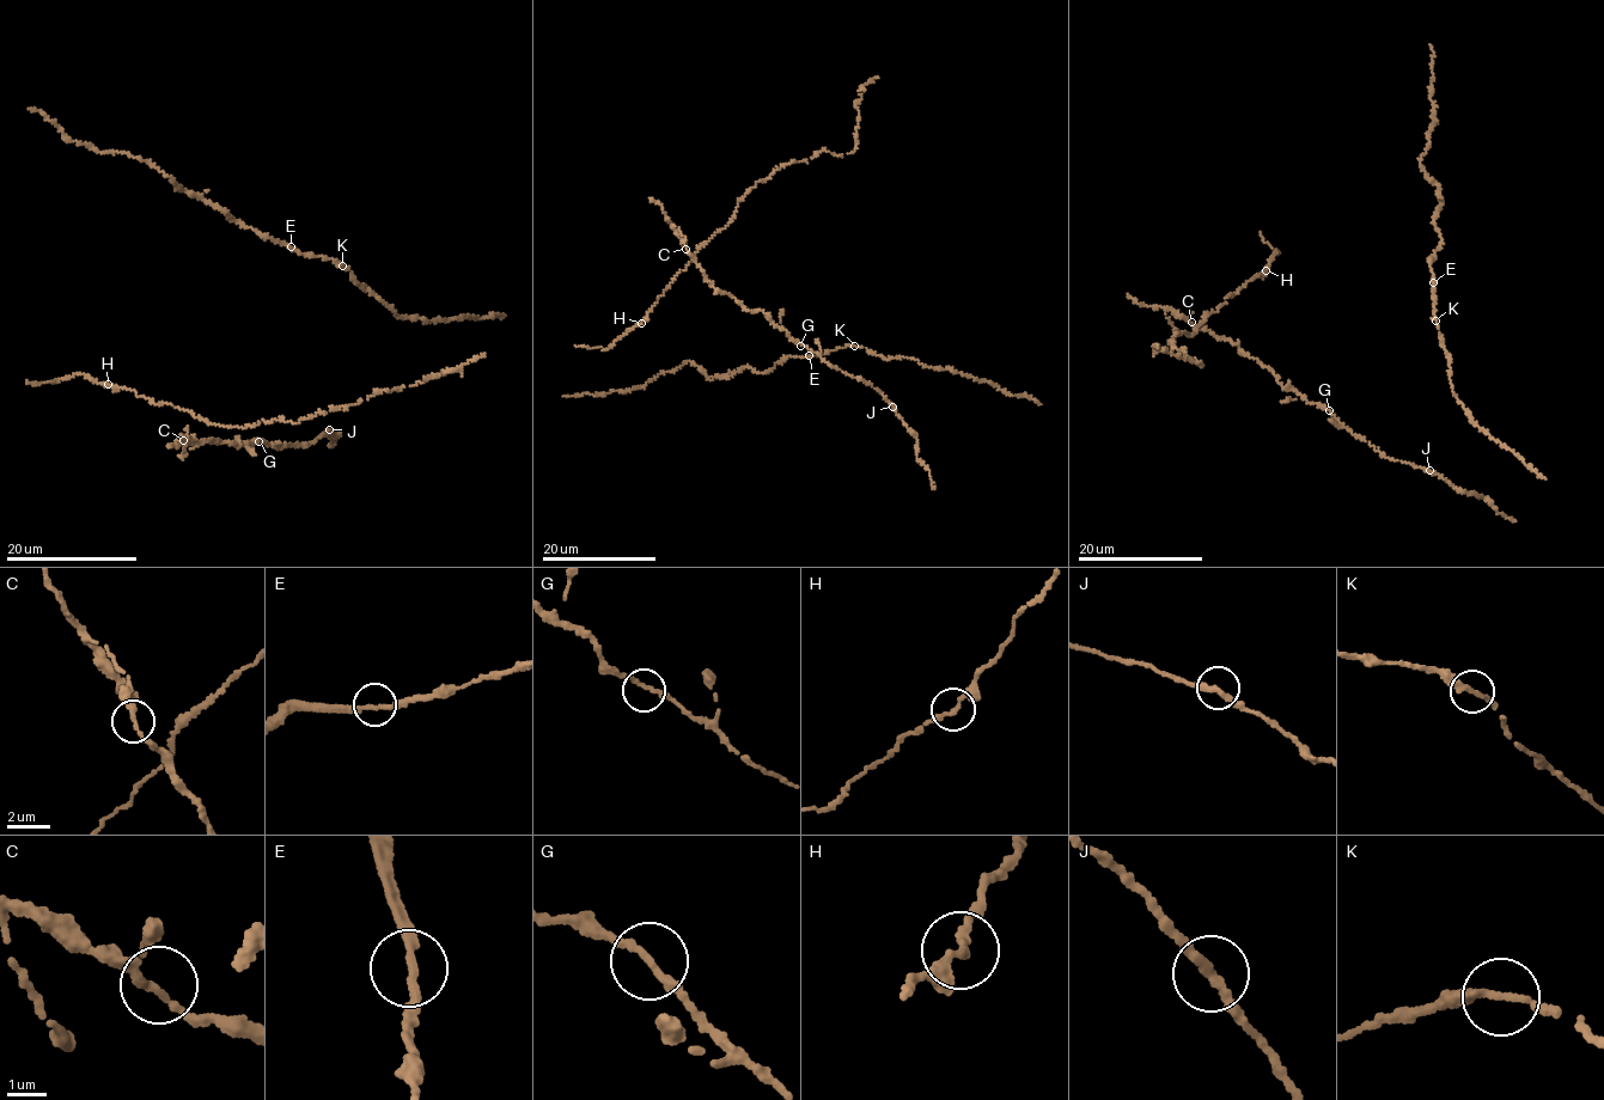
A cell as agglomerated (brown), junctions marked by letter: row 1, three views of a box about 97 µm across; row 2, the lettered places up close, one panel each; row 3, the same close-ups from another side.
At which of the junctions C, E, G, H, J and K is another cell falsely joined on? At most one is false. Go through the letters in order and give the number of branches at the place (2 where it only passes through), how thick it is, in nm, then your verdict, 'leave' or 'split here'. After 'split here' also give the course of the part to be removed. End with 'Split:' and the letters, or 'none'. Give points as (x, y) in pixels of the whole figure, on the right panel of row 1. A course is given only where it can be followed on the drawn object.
C: 2 branches meet; 240 nm thick; leave
E: 2 branches meet; 240 nm thick; leave
G: 2 branches meet; 240 nm thick; leave
H: 2 branches meet; 220 nm thick; leave
J: 2 branches meet; 280 nm thick; leave
K: 2 branches meet; 240 nm thick; leave
Split: none

